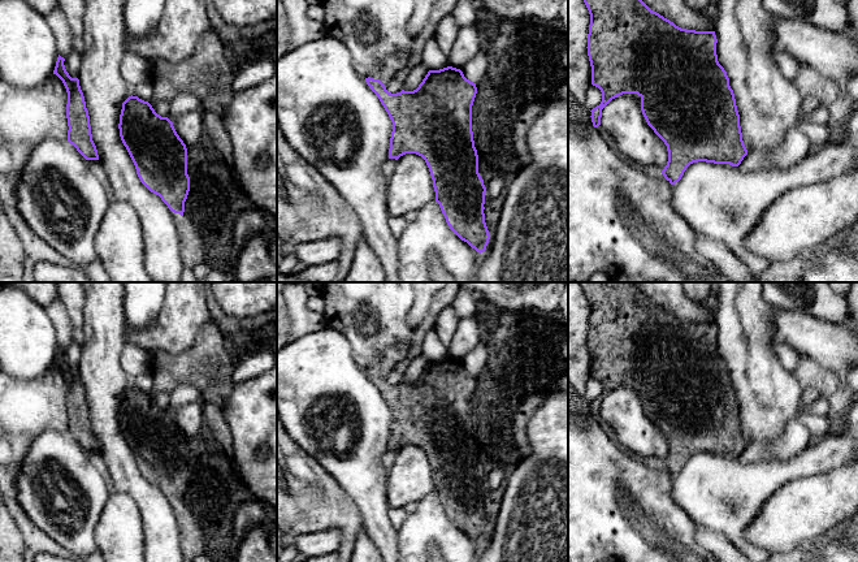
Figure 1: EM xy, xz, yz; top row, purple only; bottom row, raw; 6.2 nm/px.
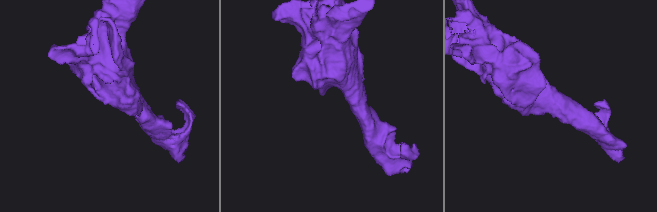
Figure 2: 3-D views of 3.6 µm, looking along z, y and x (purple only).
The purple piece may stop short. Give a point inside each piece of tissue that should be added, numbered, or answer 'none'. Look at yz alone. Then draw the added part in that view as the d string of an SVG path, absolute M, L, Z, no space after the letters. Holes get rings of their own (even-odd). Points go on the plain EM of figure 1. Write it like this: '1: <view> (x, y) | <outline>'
none

